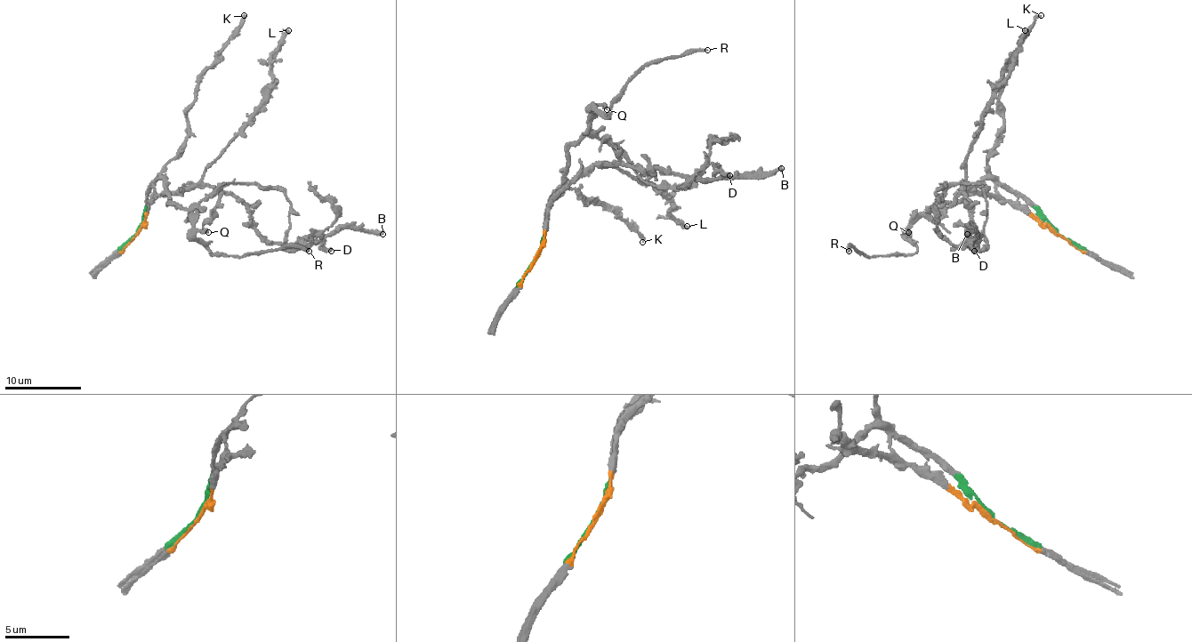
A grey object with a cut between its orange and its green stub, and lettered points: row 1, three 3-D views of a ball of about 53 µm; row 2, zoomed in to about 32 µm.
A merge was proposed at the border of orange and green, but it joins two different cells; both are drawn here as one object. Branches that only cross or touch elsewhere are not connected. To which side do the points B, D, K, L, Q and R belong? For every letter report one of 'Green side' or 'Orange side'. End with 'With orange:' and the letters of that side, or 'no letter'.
B: Orange side
D: Orange side
K: Green side
L: Orange side
Q: Green side
R: Green side
With orange: B, D, L

